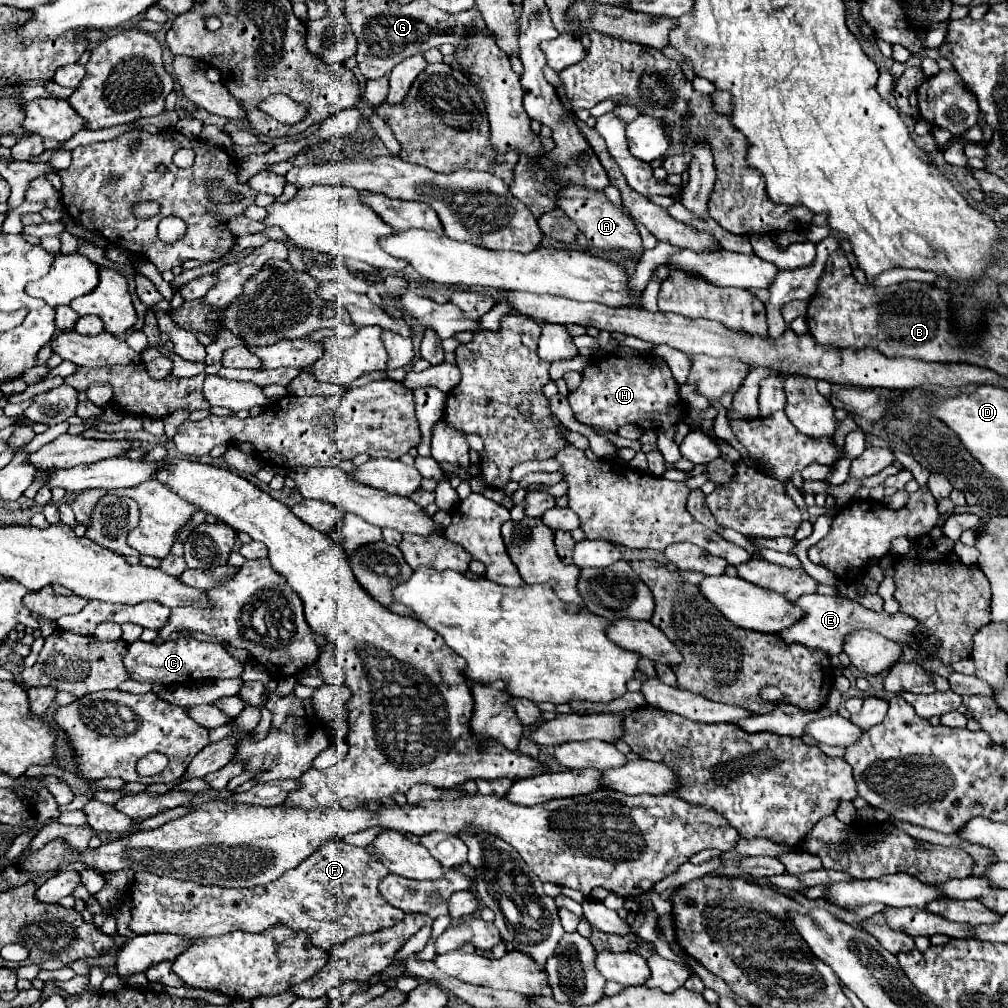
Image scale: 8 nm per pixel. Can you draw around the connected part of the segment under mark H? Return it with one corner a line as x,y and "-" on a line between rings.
616,354
594,358
582,372
582,384
568,396
574,418
594,430
618,432
624,424
636,424
644,430
658,430
664,422
676,424
686,412
668,364
662,358
642,354
632,360

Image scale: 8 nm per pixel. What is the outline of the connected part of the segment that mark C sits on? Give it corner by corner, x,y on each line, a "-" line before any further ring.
178,638
162,644
148,644
136,640
128,646
128,654
124,656
126,672
132,680
150,682
150,684
192,684
202,680
216,678
238,678
244,672
244,664
228,654
228,650
220,644
200,642
196,638

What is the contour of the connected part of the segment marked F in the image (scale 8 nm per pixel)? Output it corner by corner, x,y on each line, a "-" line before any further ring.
342,840
328,842
326,846
318,848
310,858
306,858
298,868
288,870
276,882
268,886
260,886
254,890
248,888
218,888
218,886
200,886
194,882
182,882
176,878
154,876
150,872
138,872
132,882
132,908
130,908
130,922
128,928
134,934
182,934
190,938
198,936
220,936
234,930
246,930
252,934
260,934
272,926
288,926
292,930
306,932
310,942
322,950
330,950
336,944
342,944
354,936
370,934
388,926
394,926
404,918
400,910
388,906
384,898
380,898
378,884
388,874
388,870
366,850
350,846

